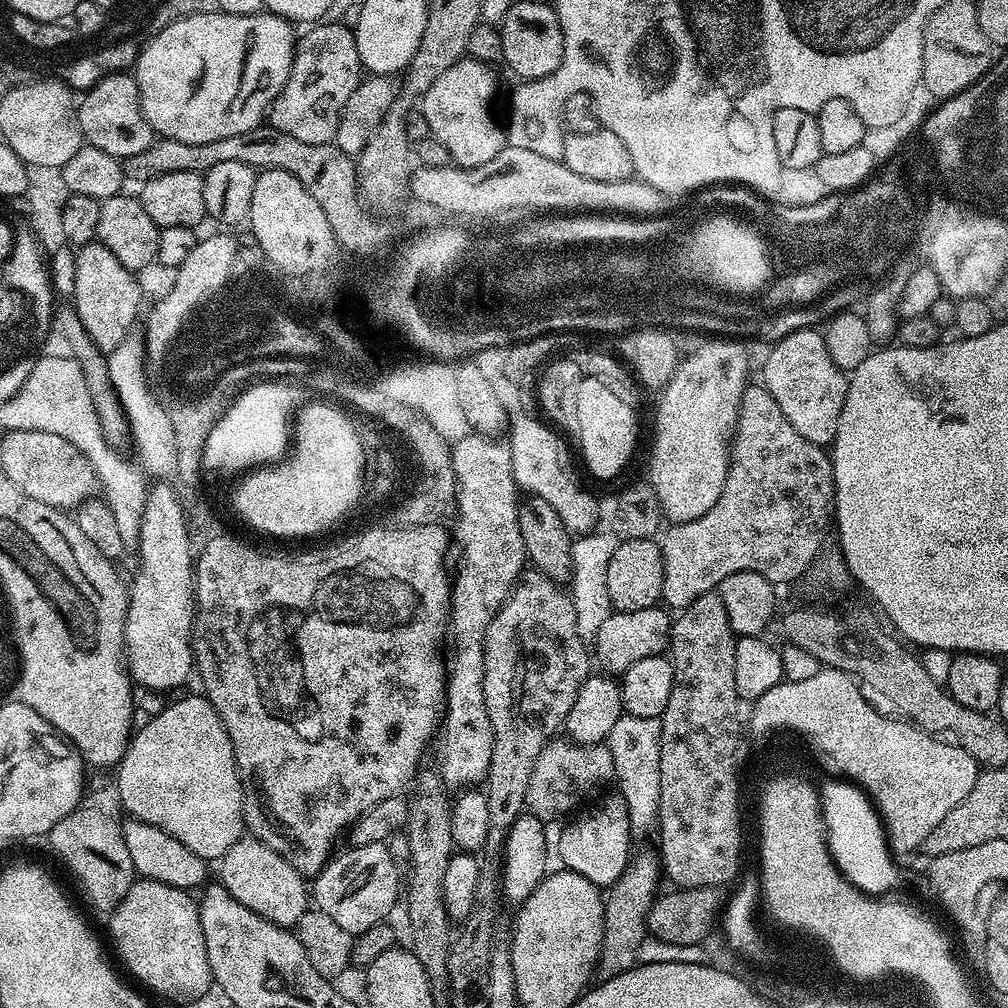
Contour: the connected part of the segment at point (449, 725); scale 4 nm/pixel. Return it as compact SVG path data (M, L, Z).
M464 434L451 445L451 450L456 477L456 529L451 529L450 536L460 561L450 580L452 607L446 644L452 647L452 653L446 656L444 758L438 771L449 789L464 790L479 785L491 766L494 733L483 698L483 640L488 623L525 571L526 553L518 530L518 487L512 473L509 445L491 435Z

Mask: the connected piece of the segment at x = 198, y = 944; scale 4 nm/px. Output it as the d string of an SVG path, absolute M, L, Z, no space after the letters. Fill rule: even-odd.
M140 878L130 886L128 893L120 899L119 906L113 908L107 917L112 940L116 943L116 952L120 955L121 962L132 971L133 978L141 980L150 991L181 1006L201 999L214 984L210 958L206 958L206 938L202 938L200 910L197 901L188 896L191 895L185 889Z

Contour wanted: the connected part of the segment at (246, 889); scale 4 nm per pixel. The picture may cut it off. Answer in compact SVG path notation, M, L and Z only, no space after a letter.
M242 838L234 842L234 846L230 846L230 850L220 857L218 867L219 883L231 896L238 898L242 906L254 910L254 914L274 922L280 928L291 929L299 925L304 912L309 911L310 892L305 877L294 870L286 858L274 854L274 850L270 850L270 846L260 840Z

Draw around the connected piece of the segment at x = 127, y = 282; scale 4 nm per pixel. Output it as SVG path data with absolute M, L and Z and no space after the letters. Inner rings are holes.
M99 242L85 244L75 253L74 292L71 299L86 334L107 354L116 349L125 336L133 331L132 323L140 316L136 307L142 302L141 285L137 273L122 266L110 250Z

